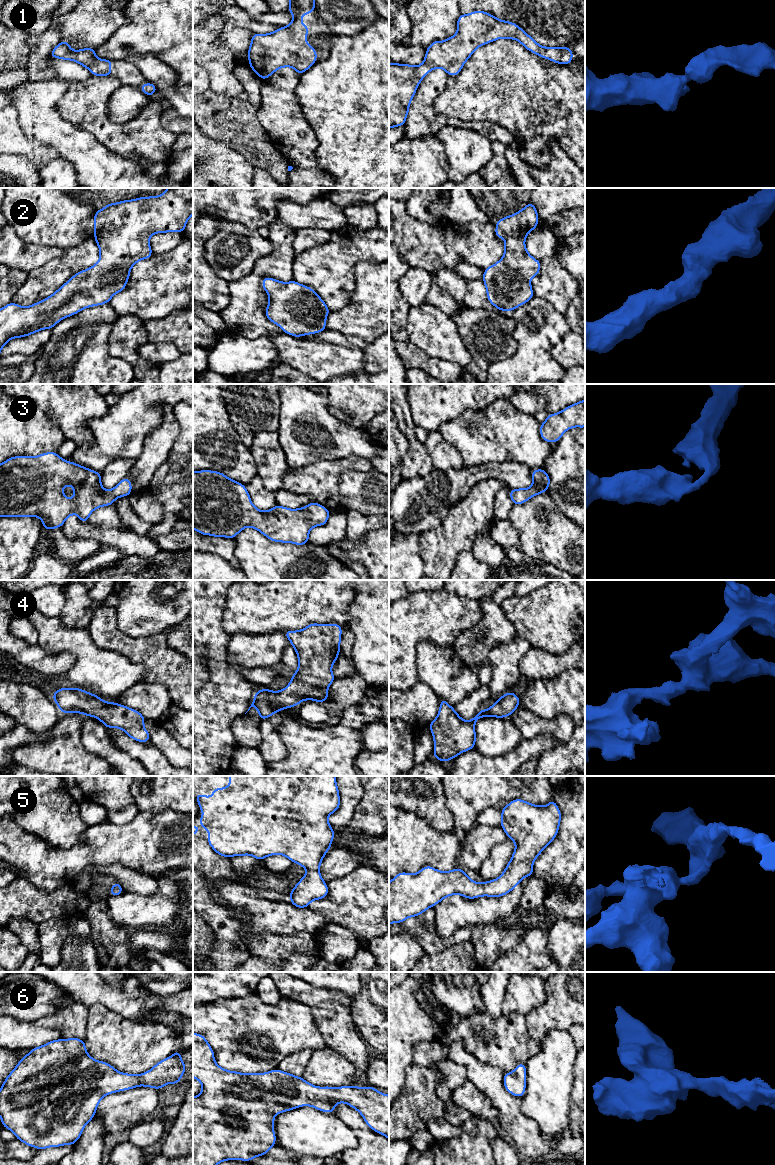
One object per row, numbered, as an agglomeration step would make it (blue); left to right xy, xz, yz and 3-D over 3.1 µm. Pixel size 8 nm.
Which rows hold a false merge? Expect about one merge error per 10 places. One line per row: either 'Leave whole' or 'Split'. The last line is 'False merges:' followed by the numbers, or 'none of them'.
1: Leave whole
2: Leave whole
3: Leave whole
4: Leave whole
5: Leave whole
6: Leave whole
False merges: none of them

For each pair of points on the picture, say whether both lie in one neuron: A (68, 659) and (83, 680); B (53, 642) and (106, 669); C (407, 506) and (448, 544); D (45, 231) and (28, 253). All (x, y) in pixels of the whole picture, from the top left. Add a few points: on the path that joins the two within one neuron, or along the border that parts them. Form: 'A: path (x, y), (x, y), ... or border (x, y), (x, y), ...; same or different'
A: border (53, 653), (74, 656), (75, 663), (63, 674); different
B: path (66, 642), (76, 642), (93, 659); same
C: border (448, 513), (440, 524), (426, 530), (421, 535); different
D: border (15, 232), (24, 241), (59, 247); different

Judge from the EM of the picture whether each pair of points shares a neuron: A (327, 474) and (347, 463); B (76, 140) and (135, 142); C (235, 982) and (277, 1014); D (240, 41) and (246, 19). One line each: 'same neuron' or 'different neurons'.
A: same neuron
B: different neurons
C: different neurons
D: different neurons

